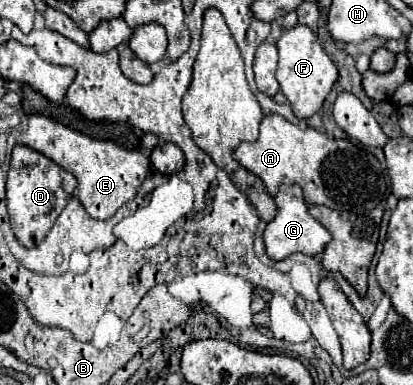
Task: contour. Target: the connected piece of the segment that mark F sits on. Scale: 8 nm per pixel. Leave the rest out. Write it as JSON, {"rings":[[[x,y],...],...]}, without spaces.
{"rings":[[[295,25],[293,29],[285,29],[281,39],[277,41],[277,81],[281,85],[281,93],[289,99],[295,117],[301,121],[309,119],[323,107],[325,97],[329,95],[339,77],[335,63],[329,59],[329,55],[321,49],[321,45],[315,39],[315,33],[307,25]]]}

